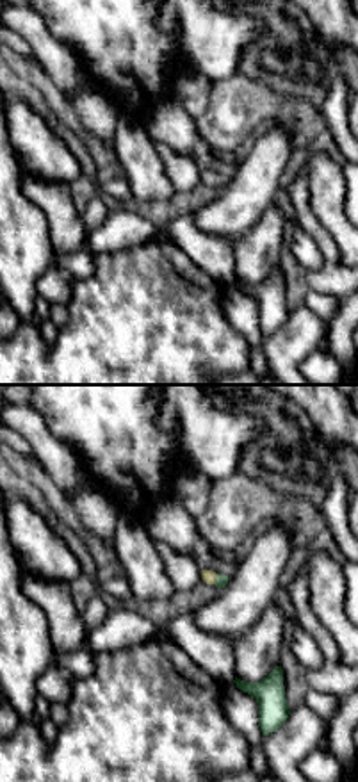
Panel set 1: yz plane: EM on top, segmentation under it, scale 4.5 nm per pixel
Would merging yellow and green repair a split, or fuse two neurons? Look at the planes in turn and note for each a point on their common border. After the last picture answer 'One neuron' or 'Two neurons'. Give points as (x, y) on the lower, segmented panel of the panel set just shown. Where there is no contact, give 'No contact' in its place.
Touches yellow at (216, 578)

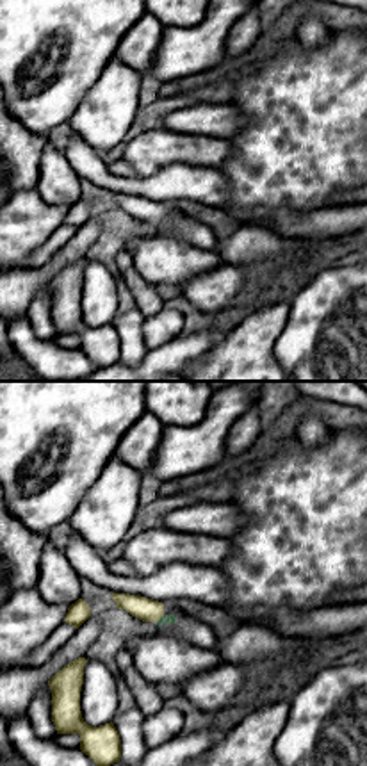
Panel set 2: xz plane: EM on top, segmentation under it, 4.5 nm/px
Touches yellow at (159, 619)

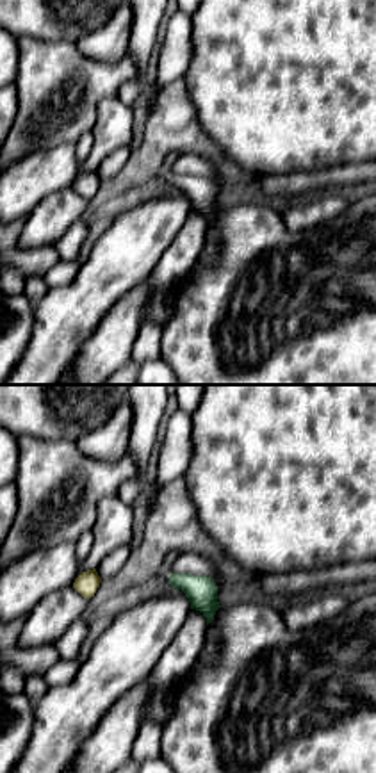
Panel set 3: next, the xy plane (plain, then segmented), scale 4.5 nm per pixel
No contact

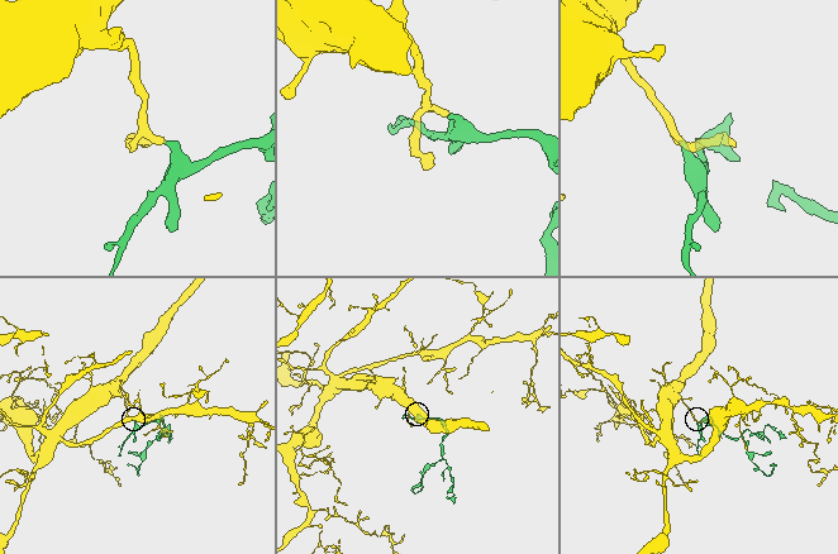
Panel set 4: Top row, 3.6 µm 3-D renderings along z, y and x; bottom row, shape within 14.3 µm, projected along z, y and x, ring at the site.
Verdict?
One neuron

